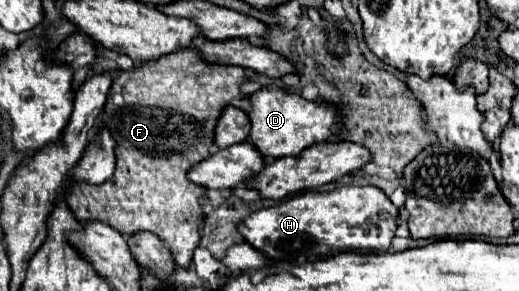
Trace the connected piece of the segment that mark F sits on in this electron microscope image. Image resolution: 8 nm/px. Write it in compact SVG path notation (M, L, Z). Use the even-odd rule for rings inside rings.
M188 48L188 54L172 54L172 58L160 58L160 62L152 62L152 66L140 66L136 68L134 72L118 72L118 76L114 78L114 84L112 84L112 90L108 94L108 102L106 102L106 114L100 118L100 122L110 130L110 134L114 136L114 140L118 142L118 148L116 148L116 170L114 170L114 176L104 182L104 184L98 184L98 186L92 186L92 184L72 184L70 186L70 194L68 194L68 206L70 210L74 212L74 216L80 220L80 222L90 222L90 220L100 220L100 222L108 222L112 228L116 228L120 234L124 236L130 236L130 234L136 234L140 230L150 230L154 232L172 252L174 256L174 262L180 266L180 268L188 268L192 264L192 254L196 250L196 246L200 244L200 224L204 222L204 206L200 200L206 198L206 188L204 186L198 186L194 184L190 178L188 178L188 172L192 166L200 164L204 158L208 158L208 154L214 154L218 150L216 142L214 142L214 130L216 130L216 124L218 124L218 118L222 116L224 108L232 102L232 100L240 100L240 98L246 98L246 94L242 94L242 84L246 82L246 70L240 68L240 66L230 66L230 64L212 64L212 62L206 62L202 58L202 52L198 48Z

